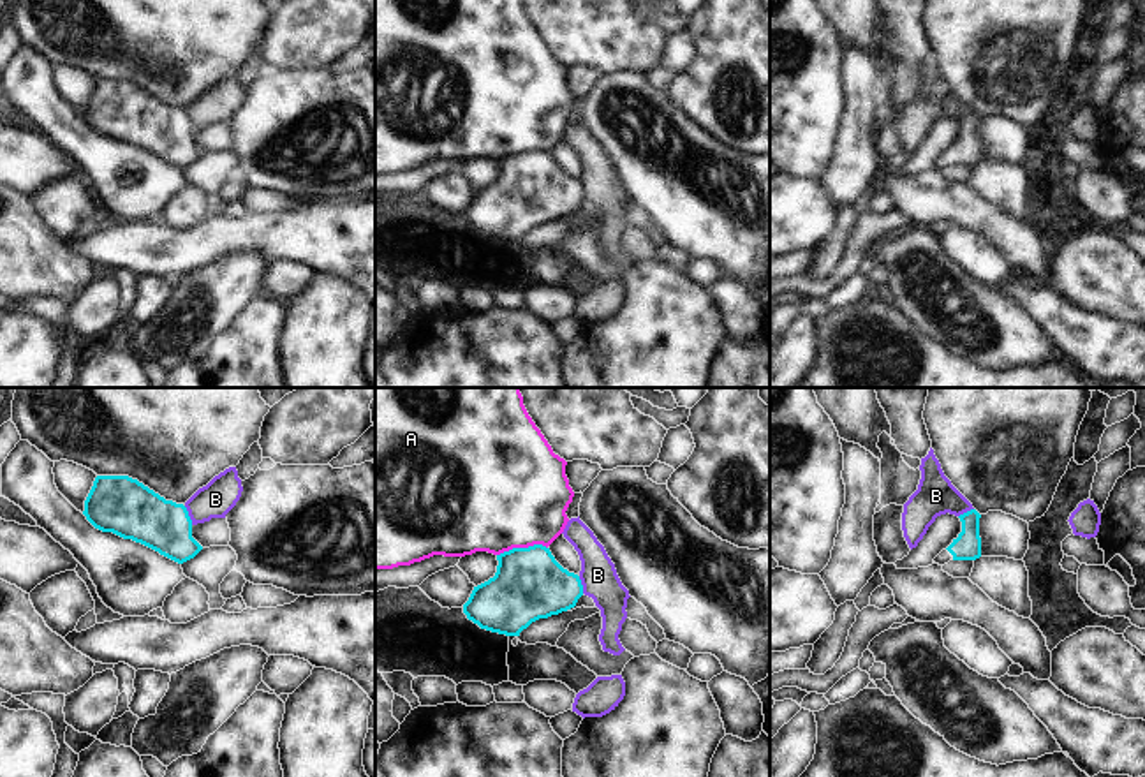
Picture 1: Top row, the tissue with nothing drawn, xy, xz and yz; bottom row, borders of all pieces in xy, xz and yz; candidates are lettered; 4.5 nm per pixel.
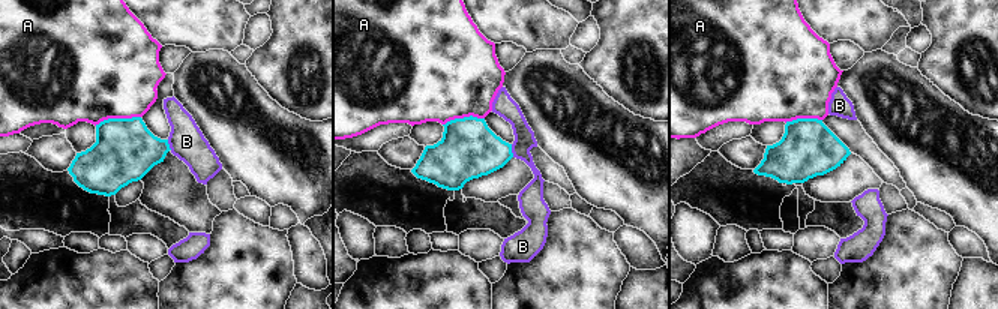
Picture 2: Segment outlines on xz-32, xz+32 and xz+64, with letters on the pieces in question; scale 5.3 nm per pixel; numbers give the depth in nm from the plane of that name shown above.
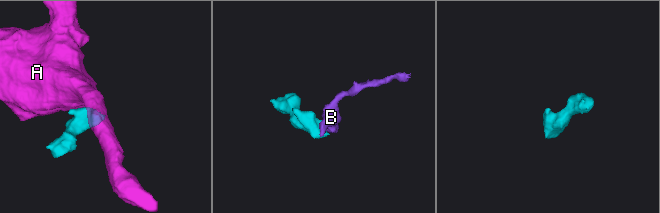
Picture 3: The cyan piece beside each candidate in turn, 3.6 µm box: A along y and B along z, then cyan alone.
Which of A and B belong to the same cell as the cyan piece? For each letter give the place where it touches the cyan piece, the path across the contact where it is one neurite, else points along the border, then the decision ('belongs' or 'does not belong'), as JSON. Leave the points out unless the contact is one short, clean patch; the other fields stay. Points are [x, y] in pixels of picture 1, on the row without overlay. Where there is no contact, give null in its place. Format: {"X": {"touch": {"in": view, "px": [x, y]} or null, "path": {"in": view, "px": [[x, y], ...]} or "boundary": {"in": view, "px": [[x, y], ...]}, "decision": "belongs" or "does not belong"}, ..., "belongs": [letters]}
{"A": {"touch": {"in": "xz", "px": [522, 154]}, "decision": "does not belong"}, "B": {"touch": {"in": "xy", "px": [187, 120]}, "boundary": {"in": "xy", "px": [[184, 111], [192, 129]]}, "decision": "does not belong"}, "belongs": []}

